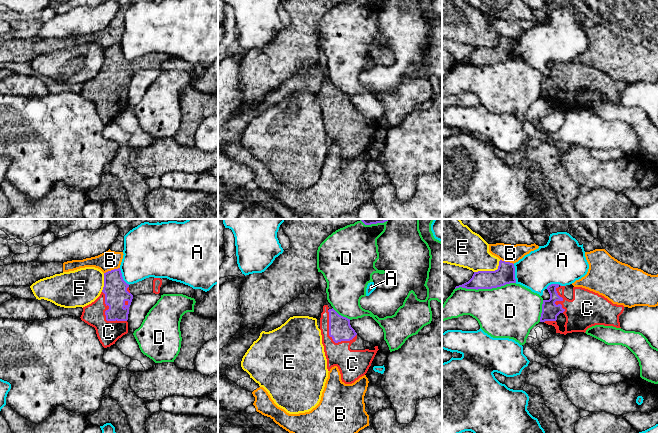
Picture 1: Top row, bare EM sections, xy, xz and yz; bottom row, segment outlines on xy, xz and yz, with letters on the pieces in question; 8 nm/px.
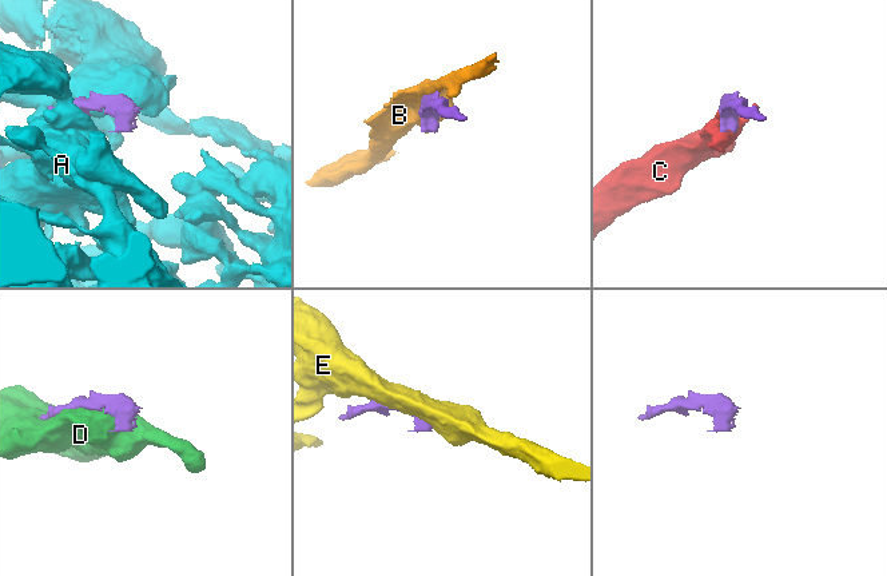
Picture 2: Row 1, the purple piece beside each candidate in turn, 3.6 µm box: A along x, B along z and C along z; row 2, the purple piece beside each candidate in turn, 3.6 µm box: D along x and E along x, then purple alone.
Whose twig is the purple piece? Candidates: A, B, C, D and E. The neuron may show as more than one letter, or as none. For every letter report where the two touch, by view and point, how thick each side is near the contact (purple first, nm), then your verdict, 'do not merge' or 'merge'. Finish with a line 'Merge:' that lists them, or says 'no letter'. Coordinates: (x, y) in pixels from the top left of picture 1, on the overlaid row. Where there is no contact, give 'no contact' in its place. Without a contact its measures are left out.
A: meets purple in yz at (514, 273); 160 nm thick on the purple side, 300 nm on the other; do not merge
B: meets purple in xy at (111, 270); 190 nm thick on the purple side, 160 nm on the other; do not merge
C: meets purple in xz at (329, 334); 180 nm thick on the purple side, 190 nm on the other; merge
D: meets purple in yz at (485, 288); 160 nm thick on the purple side, 420 nm on the other; do not merge
E: meets purple in yz at (489, 271); 160 nm thick on the purple side, 300 nm on the other; do not merge
Merge: C

